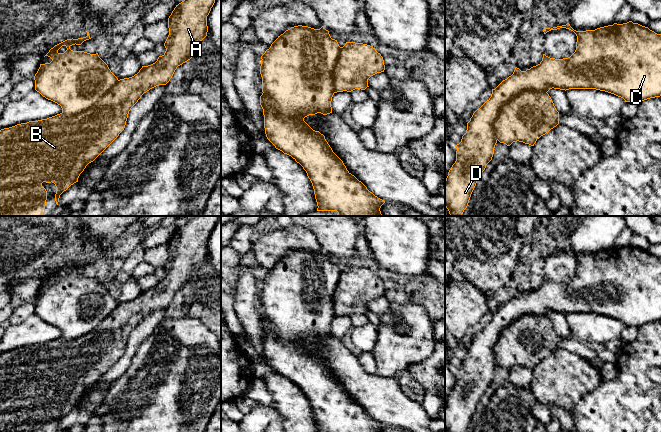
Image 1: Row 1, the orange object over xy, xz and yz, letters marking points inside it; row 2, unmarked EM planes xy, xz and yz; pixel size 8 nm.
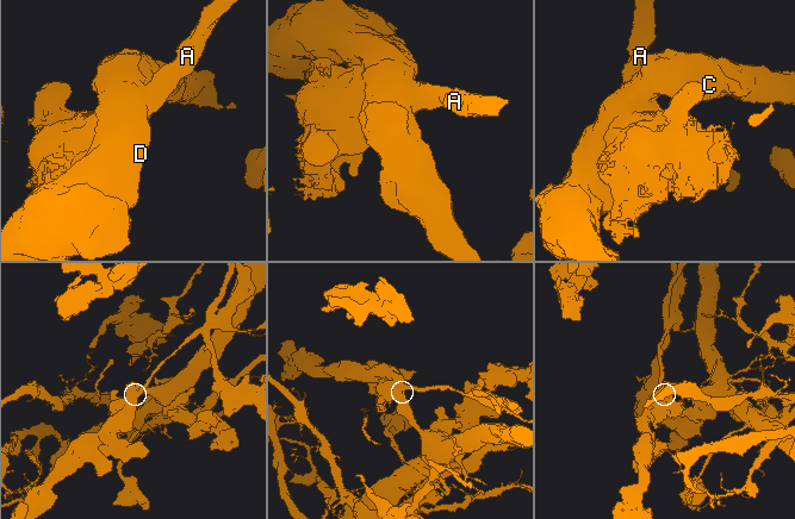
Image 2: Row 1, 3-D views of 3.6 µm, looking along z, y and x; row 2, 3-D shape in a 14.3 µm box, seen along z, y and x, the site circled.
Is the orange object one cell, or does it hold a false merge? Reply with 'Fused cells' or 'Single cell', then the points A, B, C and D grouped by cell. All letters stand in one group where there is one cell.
Fused cells. Groups: A B / C D

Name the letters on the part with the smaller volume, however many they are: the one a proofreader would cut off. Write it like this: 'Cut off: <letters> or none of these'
Cut off: A, B

